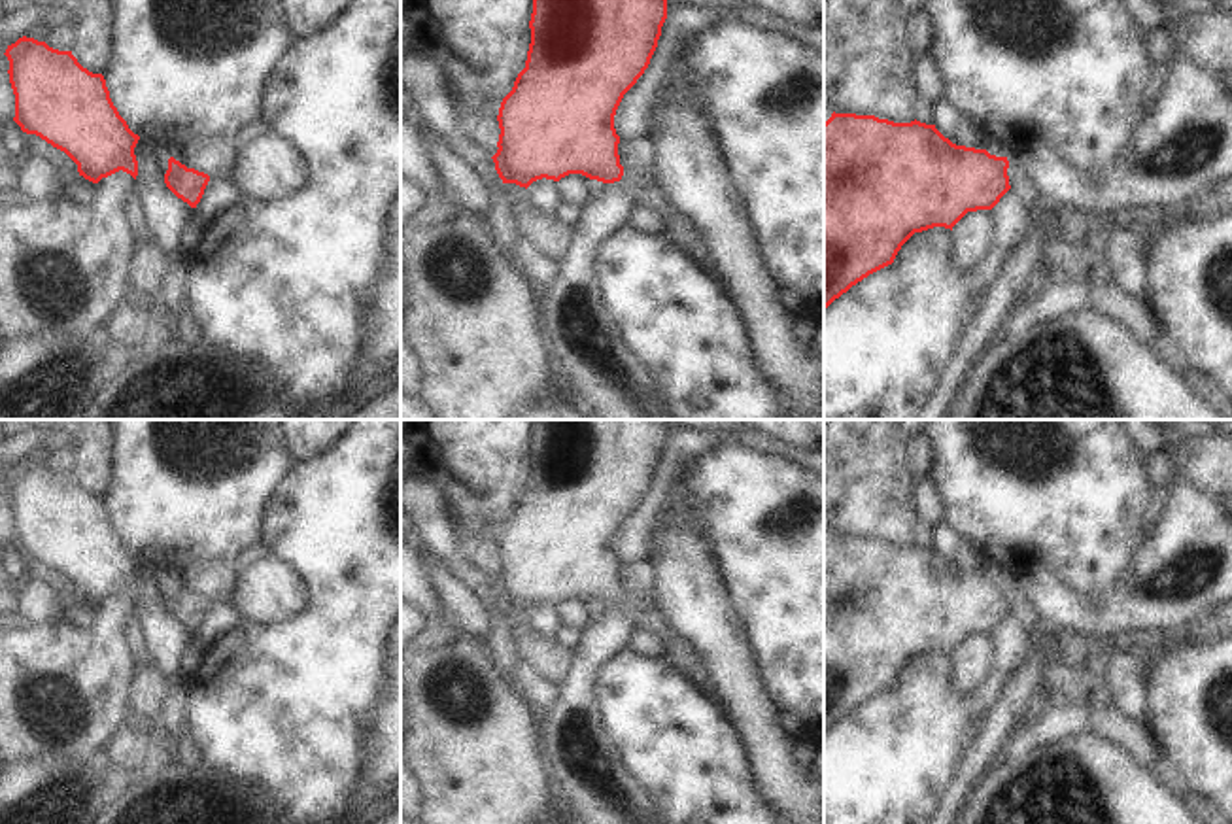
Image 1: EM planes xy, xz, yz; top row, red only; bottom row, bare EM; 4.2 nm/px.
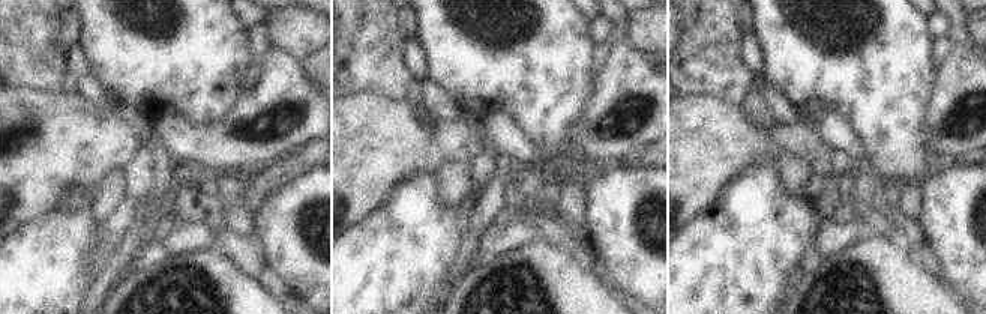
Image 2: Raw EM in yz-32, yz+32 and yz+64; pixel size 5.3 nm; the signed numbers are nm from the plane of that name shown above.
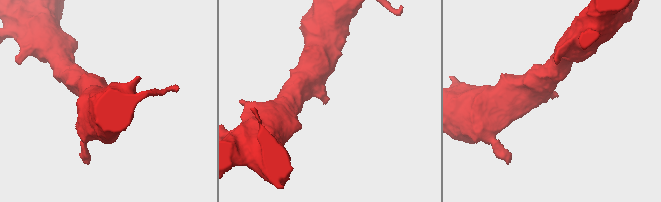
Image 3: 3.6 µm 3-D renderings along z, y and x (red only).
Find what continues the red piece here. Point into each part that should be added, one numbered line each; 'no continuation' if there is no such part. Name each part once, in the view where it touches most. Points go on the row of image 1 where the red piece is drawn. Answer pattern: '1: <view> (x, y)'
no continuation

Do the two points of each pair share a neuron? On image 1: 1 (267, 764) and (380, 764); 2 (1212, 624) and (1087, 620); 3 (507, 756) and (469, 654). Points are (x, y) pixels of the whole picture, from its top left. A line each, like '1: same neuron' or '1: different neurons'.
1: different neurons
2: different neurons
3: same neuron

